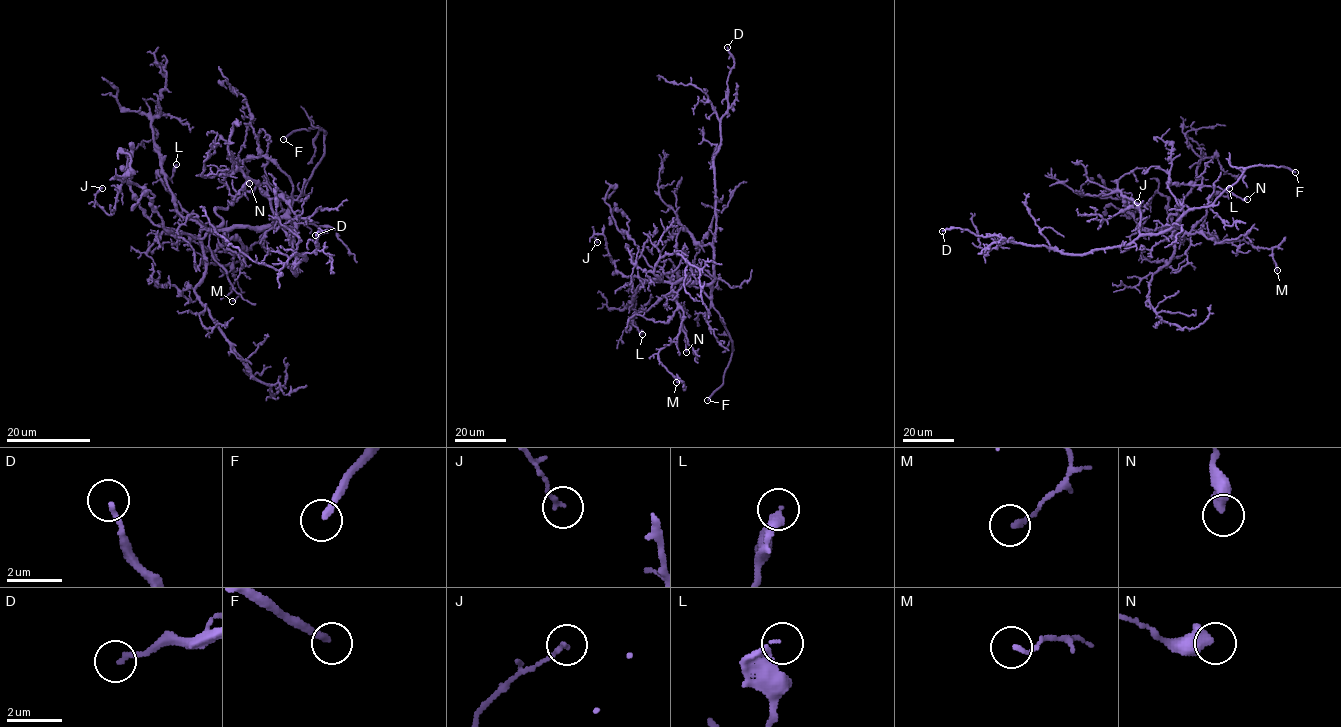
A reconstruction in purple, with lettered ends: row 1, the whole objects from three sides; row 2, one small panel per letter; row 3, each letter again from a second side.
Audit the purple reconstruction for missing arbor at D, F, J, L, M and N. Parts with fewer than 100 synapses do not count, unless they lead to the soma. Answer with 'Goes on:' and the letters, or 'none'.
Goes on: F

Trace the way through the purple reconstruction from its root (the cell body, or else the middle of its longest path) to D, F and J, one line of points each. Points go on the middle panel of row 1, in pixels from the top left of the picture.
D: (714, 271), (713, 159), (720, 143), (720, 119), (728, 107), (727, 79), (734, 65), (733, 56), (727, 47)
F: (714, 271), (711, 302), (729, 335), (732, 355), (723, 383), (707, 400)
J: (714, 271), (714, 279), (707, 284), (624, 276), (614, 272), (606, 238), (593, 234), (597, 242)

